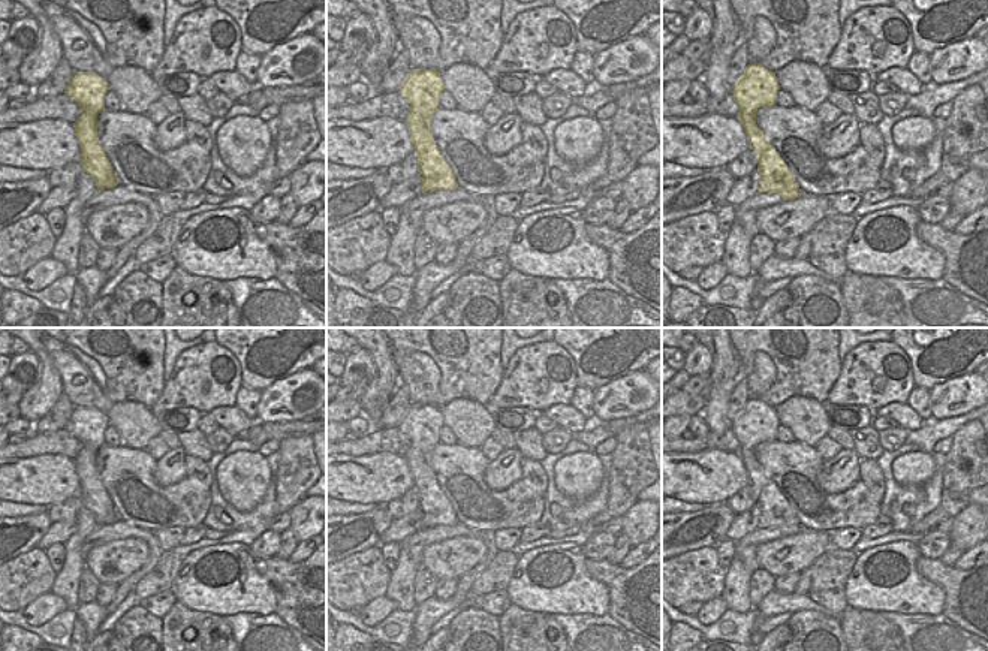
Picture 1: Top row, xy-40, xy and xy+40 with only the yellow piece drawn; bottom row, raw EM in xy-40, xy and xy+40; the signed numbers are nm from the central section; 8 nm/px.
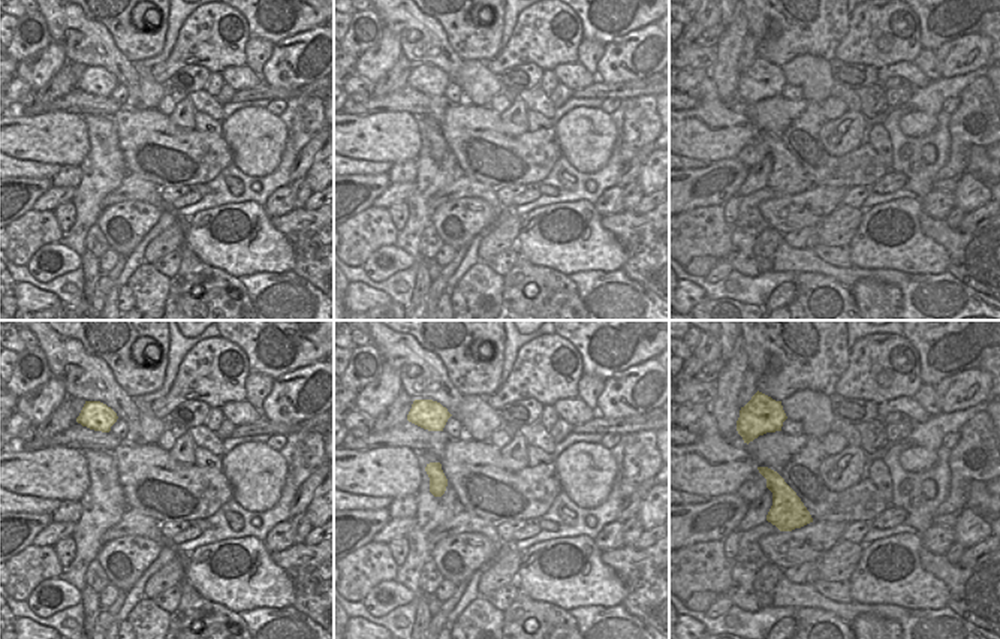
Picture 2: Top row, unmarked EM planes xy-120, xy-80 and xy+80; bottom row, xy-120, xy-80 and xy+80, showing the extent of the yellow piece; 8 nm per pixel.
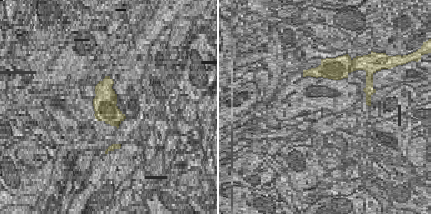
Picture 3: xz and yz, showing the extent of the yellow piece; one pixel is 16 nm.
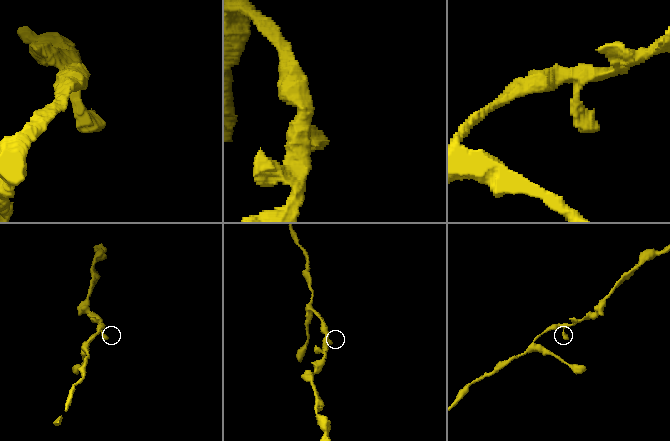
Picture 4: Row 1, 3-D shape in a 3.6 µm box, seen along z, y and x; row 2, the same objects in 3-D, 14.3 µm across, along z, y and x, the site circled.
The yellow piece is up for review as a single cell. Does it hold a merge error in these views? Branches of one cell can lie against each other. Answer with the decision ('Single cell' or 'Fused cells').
Single cell.

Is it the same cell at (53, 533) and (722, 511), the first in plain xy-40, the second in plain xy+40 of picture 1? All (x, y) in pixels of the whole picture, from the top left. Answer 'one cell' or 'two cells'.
two cells

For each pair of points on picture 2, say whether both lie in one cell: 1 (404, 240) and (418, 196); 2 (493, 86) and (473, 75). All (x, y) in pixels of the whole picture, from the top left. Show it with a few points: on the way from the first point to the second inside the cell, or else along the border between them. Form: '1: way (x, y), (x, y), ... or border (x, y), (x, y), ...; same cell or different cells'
1: way (413, 229), (418, 220), (418, 207); same cell
2: way (488, 86), (478, 80); same cell

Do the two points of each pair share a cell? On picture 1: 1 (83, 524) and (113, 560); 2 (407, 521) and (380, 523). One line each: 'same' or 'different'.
1: different
2: different

